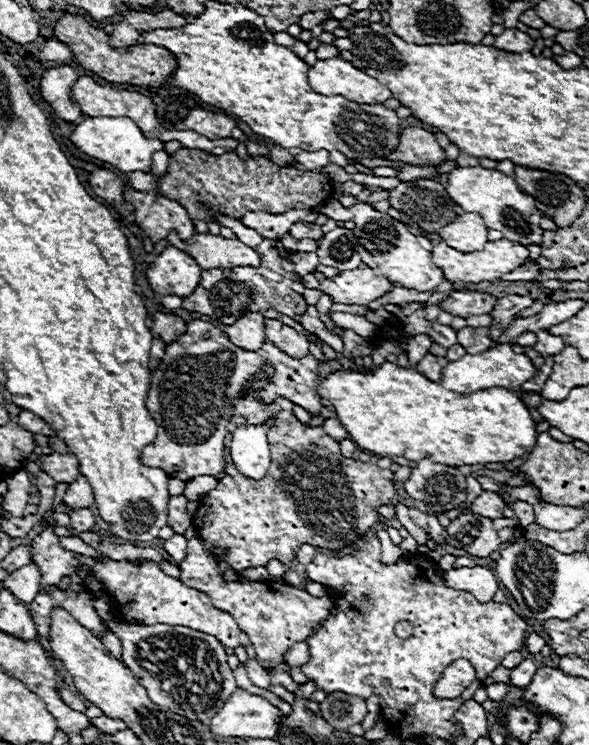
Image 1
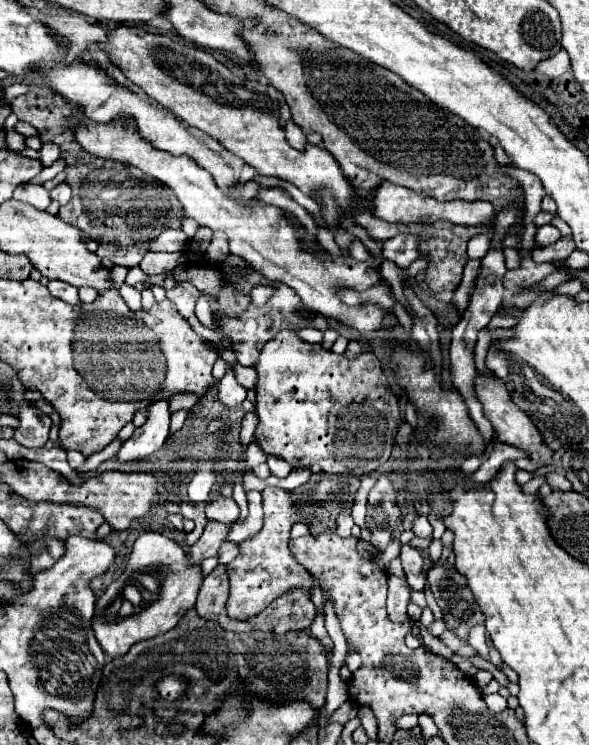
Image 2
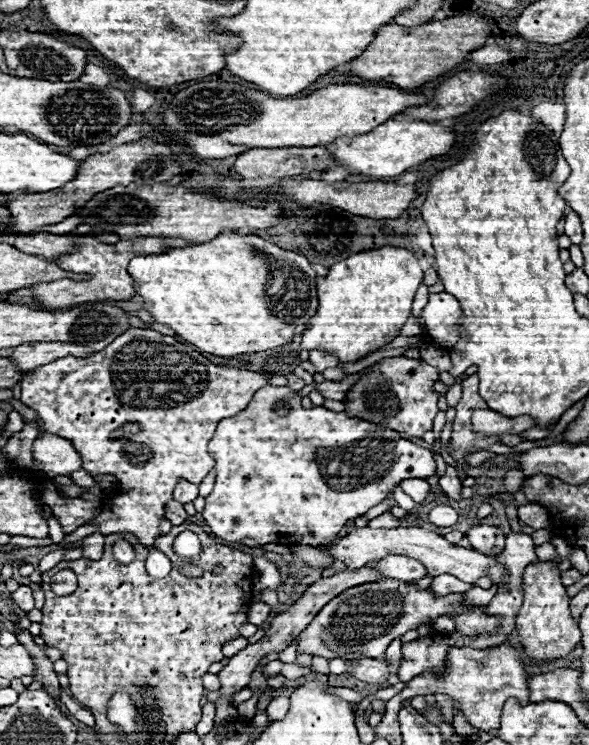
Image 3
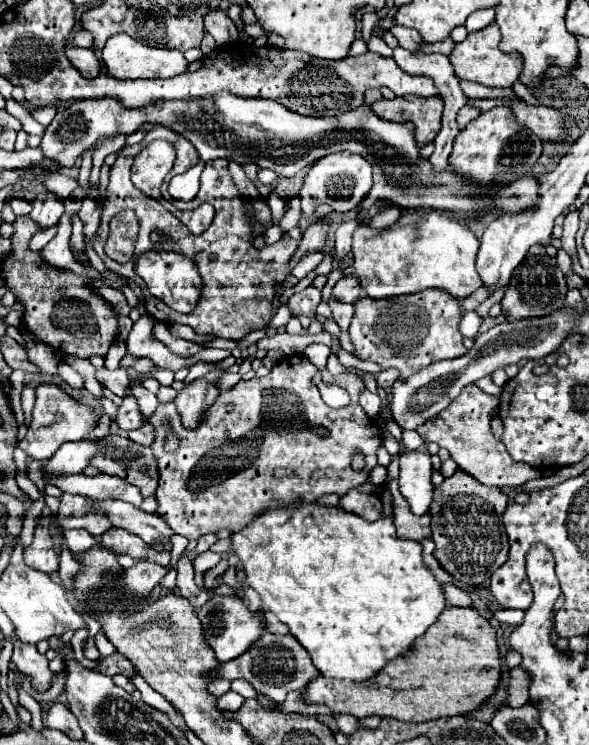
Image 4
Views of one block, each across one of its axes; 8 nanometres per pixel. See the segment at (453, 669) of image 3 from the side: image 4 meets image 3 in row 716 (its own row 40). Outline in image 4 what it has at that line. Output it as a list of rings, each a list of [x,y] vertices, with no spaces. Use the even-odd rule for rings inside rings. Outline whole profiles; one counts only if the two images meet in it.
[[[490,24],[484,30],[468,34],[468,38],[462,44],[456,44],[450,56],[456,76],[462,80],[470,80],[470,82],[488,86],[488,88],[510,88],[518,80],[518,74],[522,70],[522,60],[512,54],[504,54],[498,48],[498,44],[500,44],[500,30],[496,24]]]

